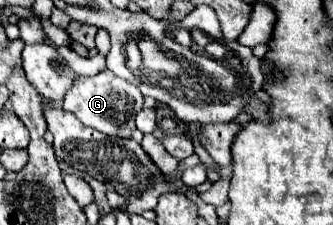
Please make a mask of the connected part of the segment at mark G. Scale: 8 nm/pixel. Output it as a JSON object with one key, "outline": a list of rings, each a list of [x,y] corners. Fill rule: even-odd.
{"outline":[[[107,69],[93,77],[79,77],[73,83],[73,89],[63,99],[63,111],[73,113],[83,125],[97,129],[109,137],[131,137],[135,129],[135,115],[141,111],[141,107],[141,91],[133,83],[117,77]]]}

